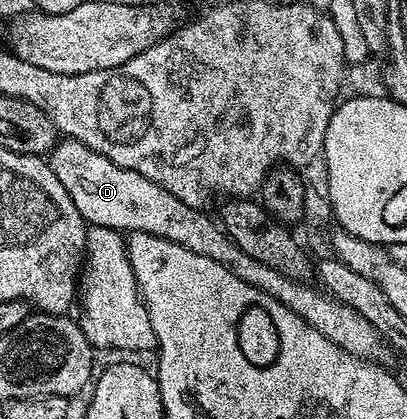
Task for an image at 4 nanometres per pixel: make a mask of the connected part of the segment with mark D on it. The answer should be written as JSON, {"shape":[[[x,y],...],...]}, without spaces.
{"shape":[[[73,137],[58,140],[47,157],[51,171],[55,171],[55,179],[63,183],[67,195],[71,195],[71,203],[79,207],[79,215],[89,225],[111,227],[118,231],[130,233],[150,233],[156,237],[167,239],[171,243],[179,243],[179,247],[187,247],[187,251],[195,251],[195,255],[207,255],[215,263],[219,263],[227,271],[231,271],[250,290],[258,289],[266,293],[276,304],[282,305],[288,312],[302,317],[307,324],[315,327],[326,342],[338,345],[342,354],[350,353],[358,357],[361,363],[381,363],[391,354],[391,347],[371,327],[359,311],[347,307],[336,297],[311,289],[311,285],[300,281],[292,281],[287,275],[267,267],[267,263],[259,263],[259,259],[251,259],[225,234],[216,220],[208,217],[205,209],[187,207],[183,199],[175,199],[171,191],[159,187],[151,179],[131,171],[127,167],[119,167],[119,163],[111,163],[107,155],[99,155],[99,151],[91,151],[83,143]]]}

